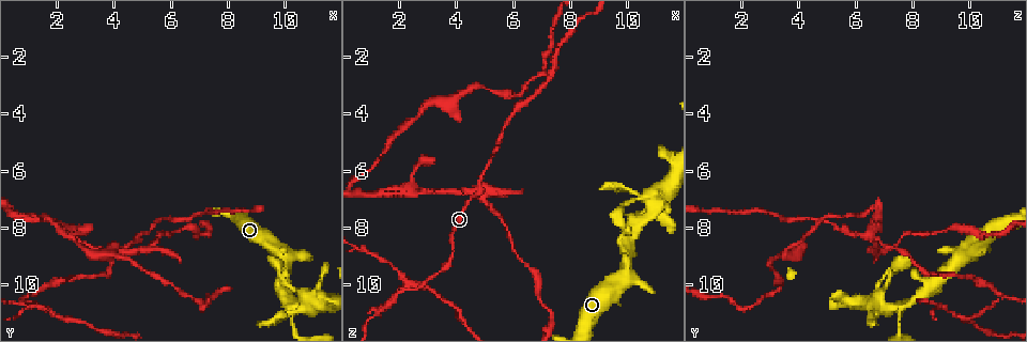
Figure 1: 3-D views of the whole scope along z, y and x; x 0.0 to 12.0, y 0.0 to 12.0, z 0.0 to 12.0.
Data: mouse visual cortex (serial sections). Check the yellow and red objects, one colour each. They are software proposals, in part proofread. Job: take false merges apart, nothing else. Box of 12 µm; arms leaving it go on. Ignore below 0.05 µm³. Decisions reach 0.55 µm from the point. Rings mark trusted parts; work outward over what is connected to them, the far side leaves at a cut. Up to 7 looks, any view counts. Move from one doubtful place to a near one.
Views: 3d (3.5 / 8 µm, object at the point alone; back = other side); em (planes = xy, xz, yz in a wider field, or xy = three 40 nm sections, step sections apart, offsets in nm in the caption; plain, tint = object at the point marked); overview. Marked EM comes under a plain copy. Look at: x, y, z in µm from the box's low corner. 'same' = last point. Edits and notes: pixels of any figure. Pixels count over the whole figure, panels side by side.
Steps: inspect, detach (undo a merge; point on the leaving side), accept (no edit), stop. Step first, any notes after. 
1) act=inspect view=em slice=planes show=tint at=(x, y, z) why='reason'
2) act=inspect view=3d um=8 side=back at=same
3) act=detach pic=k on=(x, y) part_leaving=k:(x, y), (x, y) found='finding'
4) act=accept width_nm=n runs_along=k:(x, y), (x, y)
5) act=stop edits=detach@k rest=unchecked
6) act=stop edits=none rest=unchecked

act=inspect view=3d um=8 side=back at=(4.5, 8.8, 6.6)

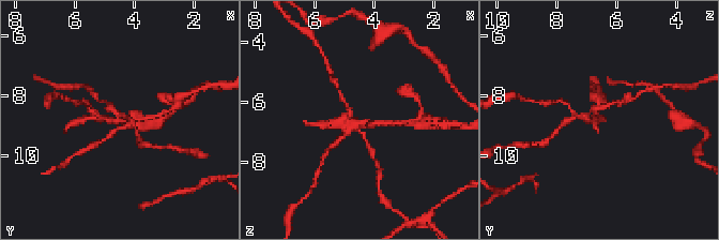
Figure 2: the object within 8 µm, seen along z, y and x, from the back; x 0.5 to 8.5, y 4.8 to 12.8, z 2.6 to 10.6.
act=inspect view=3d um=3.5 at=(4.4, 8.9, 6.7) why='closer look'

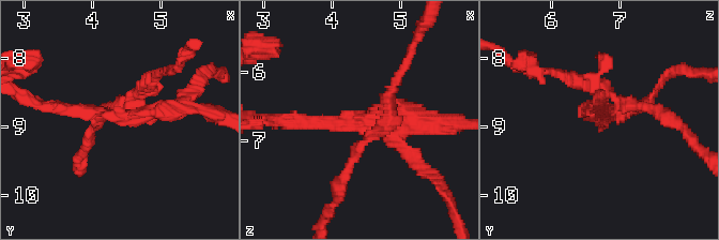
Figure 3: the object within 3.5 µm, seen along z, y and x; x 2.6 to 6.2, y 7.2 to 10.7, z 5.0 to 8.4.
act=inspect view=em slice=xy step=3 show=tint at=(4.50, 8.85, 6.70) why='need the tissue'

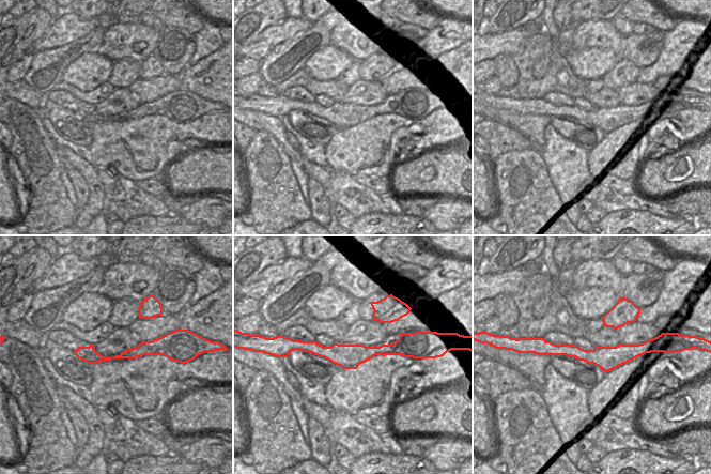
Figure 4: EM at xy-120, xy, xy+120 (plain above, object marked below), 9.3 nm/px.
act=detach pic=3 on=(159, 108) found='two cells meet here'

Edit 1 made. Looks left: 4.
act=inspect view=overview why='redraw'

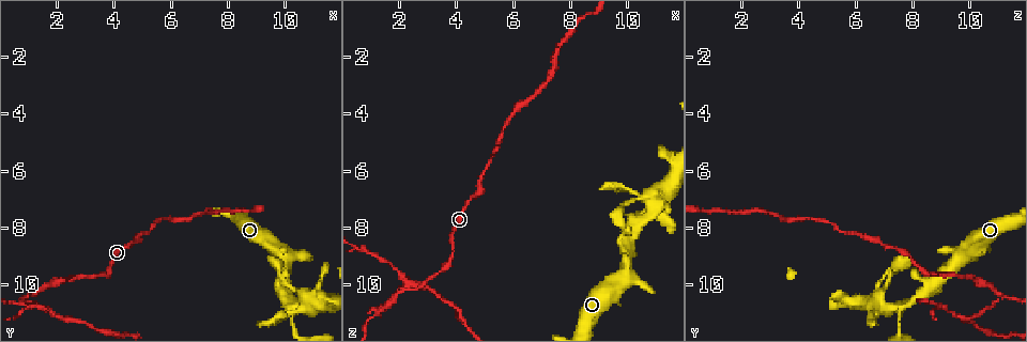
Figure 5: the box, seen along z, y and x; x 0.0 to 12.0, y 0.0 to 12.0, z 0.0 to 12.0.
act=inspect view=3d um=8 at=(1.0, 10.4, 11.1) why='abrupt turn'

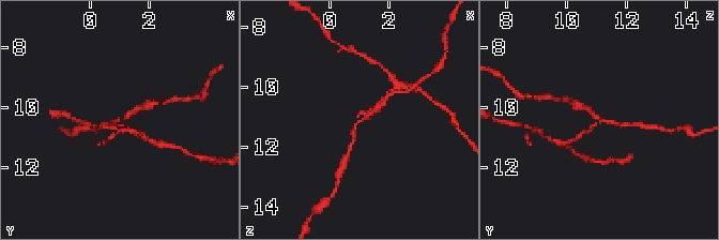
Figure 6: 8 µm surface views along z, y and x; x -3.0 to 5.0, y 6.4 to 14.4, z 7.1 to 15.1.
act=inspect view=em slice=xy step=2 show=tint at=(1.0, 10.4, 11.2) arms=3 arm_widths_nm=150,150,200 why='shape alone is not enough'

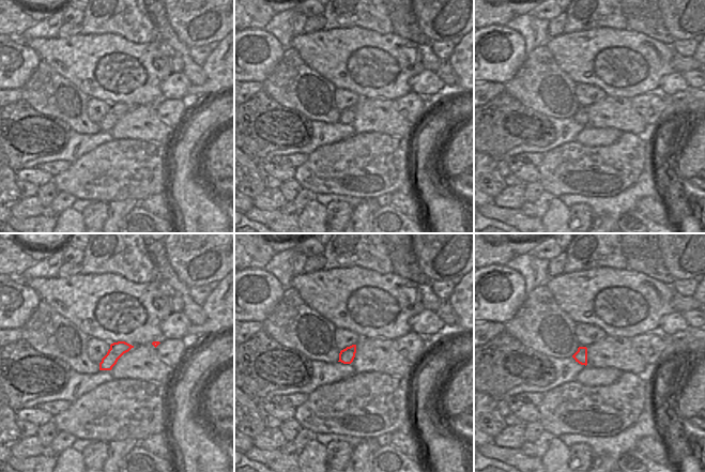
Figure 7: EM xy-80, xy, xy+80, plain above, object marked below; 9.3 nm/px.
act=detach pic=6 on=(580, 134) width_nm=140 part_leaving=6:(596, 123), (571, 140) found='a second cell is stuck on'

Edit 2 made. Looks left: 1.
act=stop edits=detach@3,detach@6 rest=unchecked

